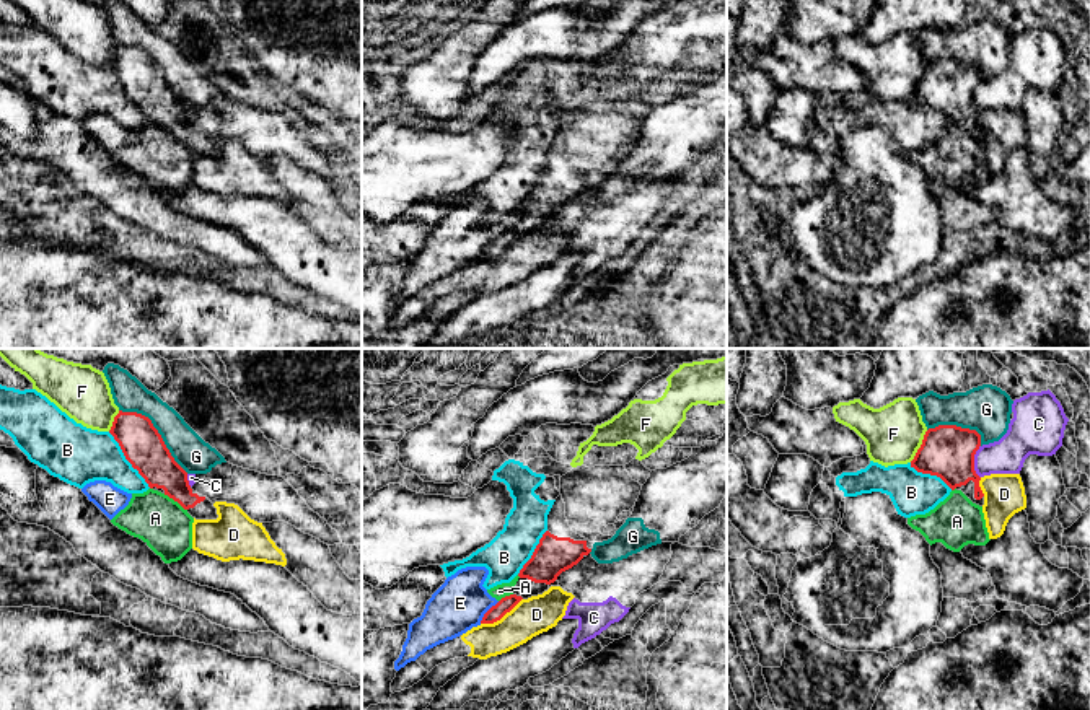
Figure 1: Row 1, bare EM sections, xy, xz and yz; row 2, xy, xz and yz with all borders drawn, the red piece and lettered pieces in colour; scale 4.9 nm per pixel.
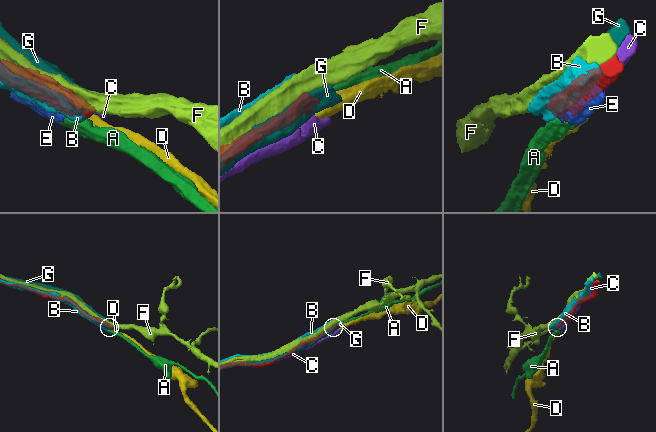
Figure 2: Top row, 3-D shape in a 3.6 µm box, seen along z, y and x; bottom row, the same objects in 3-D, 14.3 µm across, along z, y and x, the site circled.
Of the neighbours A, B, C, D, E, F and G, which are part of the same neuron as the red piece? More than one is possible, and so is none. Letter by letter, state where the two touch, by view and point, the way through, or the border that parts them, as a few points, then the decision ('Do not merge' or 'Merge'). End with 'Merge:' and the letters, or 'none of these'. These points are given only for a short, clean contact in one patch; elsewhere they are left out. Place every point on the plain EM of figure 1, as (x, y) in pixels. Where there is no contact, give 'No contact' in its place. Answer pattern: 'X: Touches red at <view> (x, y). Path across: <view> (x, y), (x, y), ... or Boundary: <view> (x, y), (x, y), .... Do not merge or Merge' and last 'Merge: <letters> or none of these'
A: Touches red at xy (175, 135). Boundary: xy (163, 129), (186, 145). Do not merge
B: Touches red at xy (126, 93). Do not merge
C: Touches red at yz (973, 96). Do not merge
D: Touches red at xz (501, 253). Boundary: xz (522, 233), (499, 254), (481, 259). Do not merge
E: Touches red at xz (487, 246). Do not merge
F: Touches red at yz (921, 82). Do not merge
G: Touches red at xy (157, 67). Do not merge
Merge: none of these

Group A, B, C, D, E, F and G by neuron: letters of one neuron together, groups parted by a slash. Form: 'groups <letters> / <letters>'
groups A E / B / C / D / F / G

